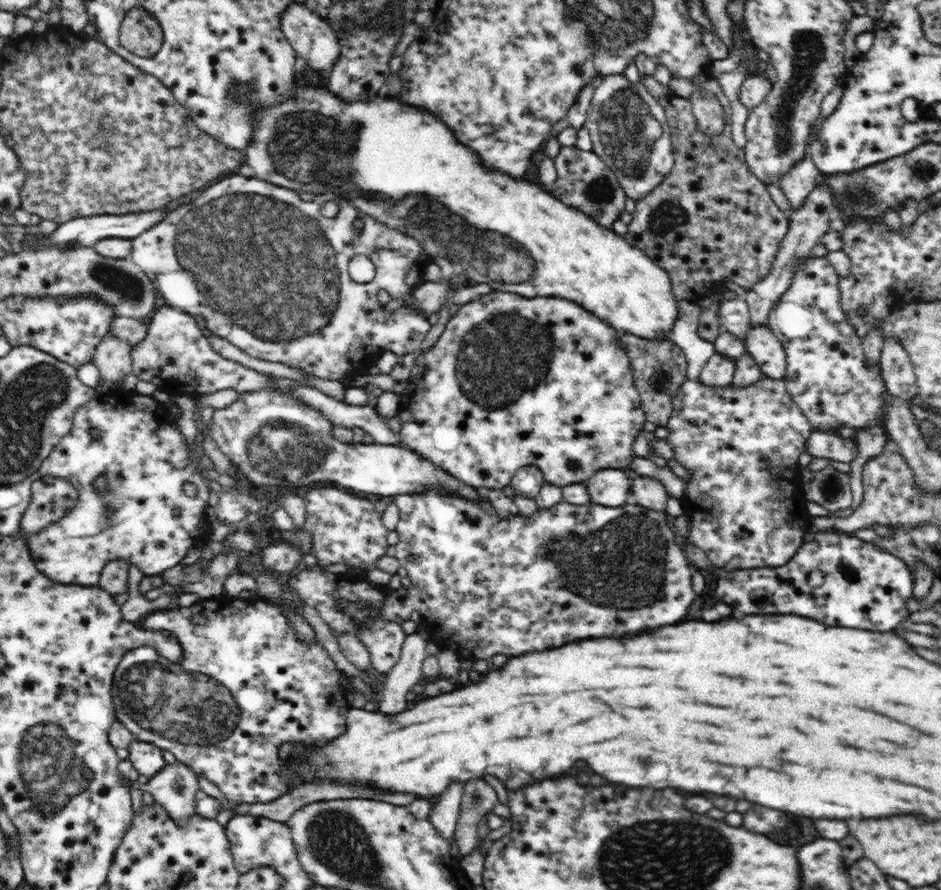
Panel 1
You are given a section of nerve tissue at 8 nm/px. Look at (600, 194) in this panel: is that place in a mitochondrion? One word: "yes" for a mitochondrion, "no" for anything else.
yes

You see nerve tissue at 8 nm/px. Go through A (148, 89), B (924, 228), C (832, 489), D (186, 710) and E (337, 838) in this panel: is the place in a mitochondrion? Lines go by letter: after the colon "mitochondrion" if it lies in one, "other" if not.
A: other
B: other
C: mitochondrion
D: mitochondrion
E: mitochondrion

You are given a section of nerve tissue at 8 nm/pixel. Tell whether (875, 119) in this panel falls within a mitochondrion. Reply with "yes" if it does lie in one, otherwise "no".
no

